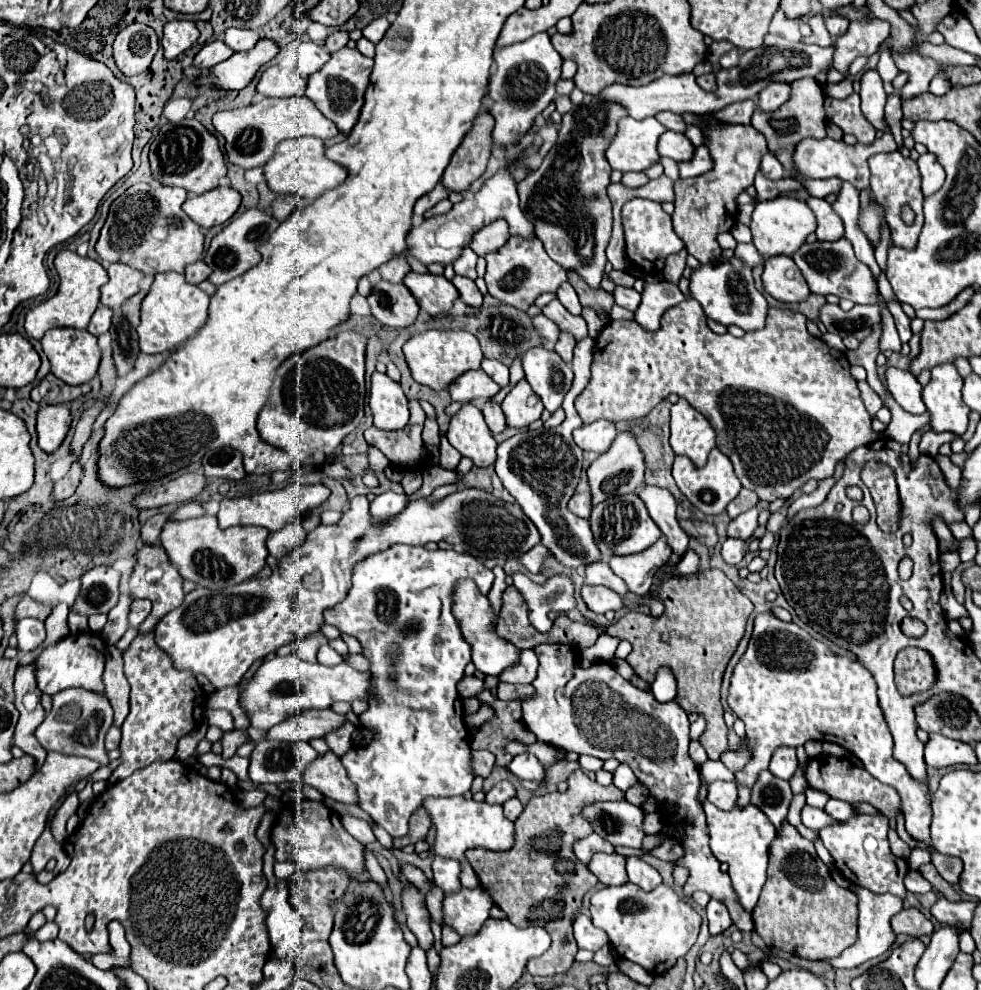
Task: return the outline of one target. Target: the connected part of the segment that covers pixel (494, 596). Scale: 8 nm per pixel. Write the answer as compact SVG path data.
M500 566L494 567L492 571L495 574L495 580L491 590L489 591L488 599L490 600L495 615L498 616L502 607L502 595L507 588L505 582L506 573Z

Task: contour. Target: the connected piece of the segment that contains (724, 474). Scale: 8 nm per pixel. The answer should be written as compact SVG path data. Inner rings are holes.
M717 448L711 450L709 460L707 460L707 464L703 468L695 468L693 462L687 456L677 456L675 462L673 462L673 478L675 478L677 486L679 486L679 490L689 498L689 502L707 516L721 514L727 508L727 504L741 490L741 482L737 480L729 458L725 454L721 454Z

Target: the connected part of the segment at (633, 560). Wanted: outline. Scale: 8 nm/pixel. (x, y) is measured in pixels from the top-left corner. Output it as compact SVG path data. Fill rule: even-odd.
M661 538L651 548L643 550L639 554L611 558L609 566L619 578L625 580L625 584L631 592L635 592L639 596L645 596L645 594L649 594L653 574L657 572L657 568L661 568L667 562L667 558L671 554L673 554L673 550Z

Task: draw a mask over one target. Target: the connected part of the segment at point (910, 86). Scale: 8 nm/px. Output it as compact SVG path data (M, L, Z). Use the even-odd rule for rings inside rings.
M909 52L905 56L897 56L893 54L893 60L897 64L897 68L901 72L909 74L909 82L903 86L901 90L901 98L913 98L915 94L923 94L927 92L927 86L931 82L931 78L935 76L935 72L941 68L937 62L929 60L929 58L921 58L915 52Z

